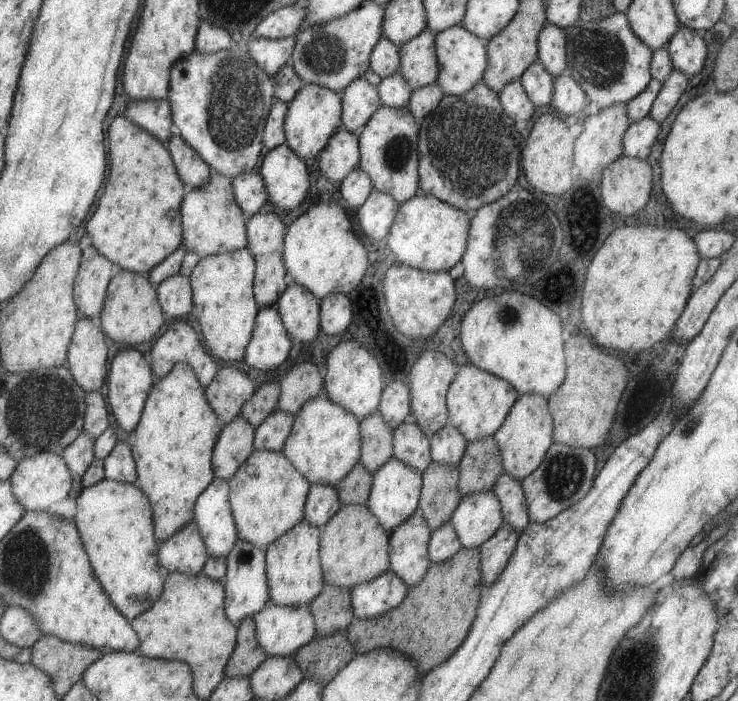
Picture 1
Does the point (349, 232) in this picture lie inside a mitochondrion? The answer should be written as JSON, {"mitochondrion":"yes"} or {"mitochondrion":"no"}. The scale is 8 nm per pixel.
{"mitochondrion":"no"}

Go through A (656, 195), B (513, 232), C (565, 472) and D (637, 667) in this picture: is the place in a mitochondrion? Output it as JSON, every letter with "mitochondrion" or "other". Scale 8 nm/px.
{"A":"other","B":"mitochondrion","C":"mitochondrion","D":"mitochondrion"}

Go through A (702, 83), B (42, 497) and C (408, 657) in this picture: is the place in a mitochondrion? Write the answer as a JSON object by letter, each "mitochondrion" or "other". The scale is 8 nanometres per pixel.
{"A":"other","B":"other","C":"other"}

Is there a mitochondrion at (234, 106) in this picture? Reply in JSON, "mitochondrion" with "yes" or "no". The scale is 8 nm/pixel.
{"mitochondrion":"yes"}

